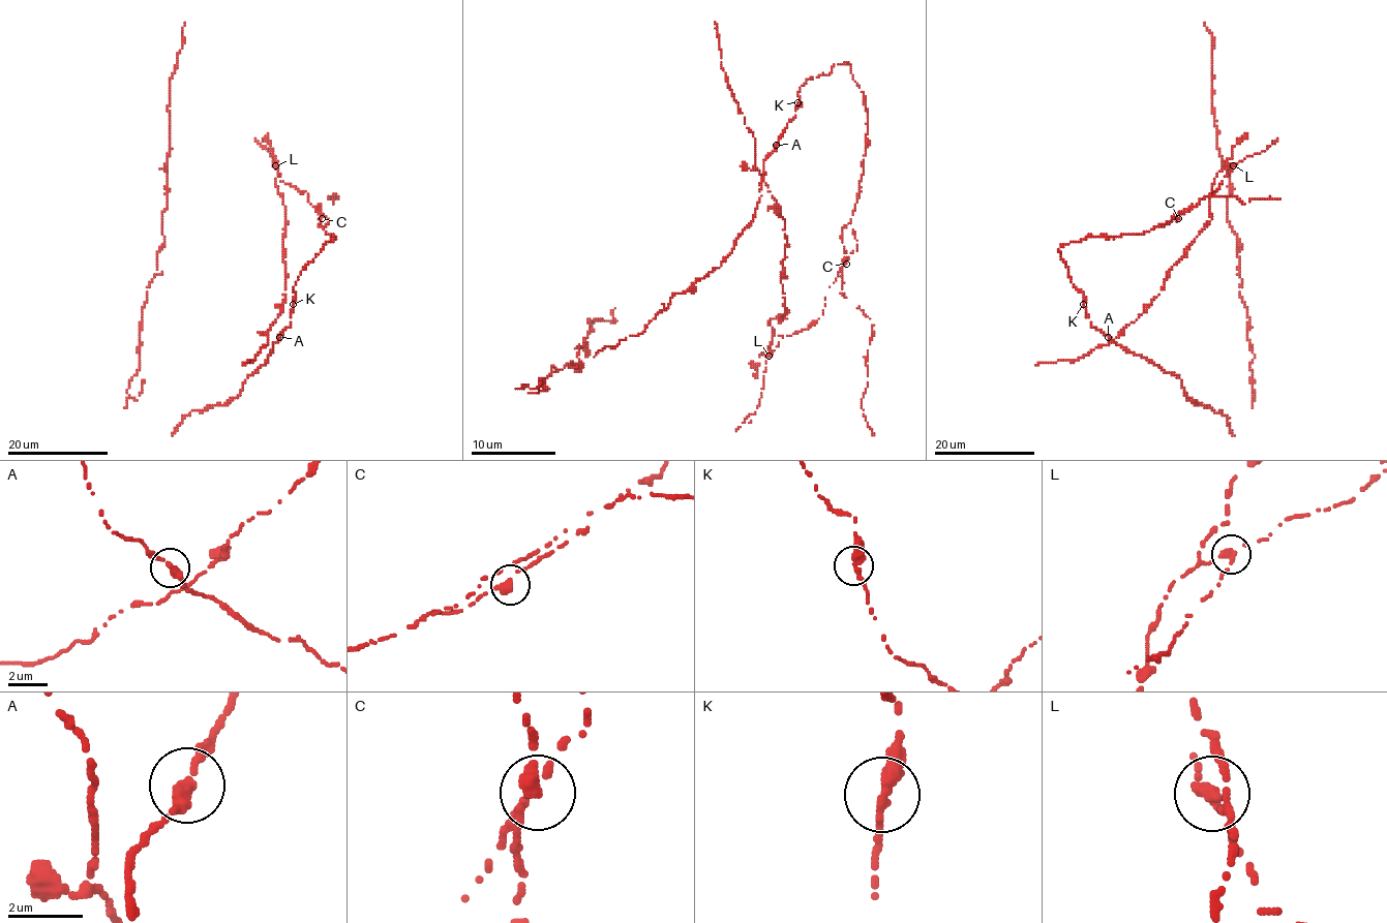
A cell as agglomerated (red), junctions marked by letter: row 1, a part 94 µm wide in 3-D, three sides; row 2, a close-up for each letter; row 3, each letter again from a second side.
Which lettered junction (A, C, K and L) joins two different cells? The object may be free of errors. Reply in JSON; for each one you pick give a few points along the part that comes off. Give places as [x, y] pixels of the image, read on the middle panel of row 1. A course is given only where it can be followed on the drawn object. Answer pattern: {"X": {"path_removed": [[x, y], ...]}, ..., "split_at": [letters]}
{"L": {"path_removed": [[767, 355], [772, 318], [787, 314], [781, 282], [785, 221], [755, 168], [755, 139], [721, 66], [715, 22]]}, "split_at": ["L"]}

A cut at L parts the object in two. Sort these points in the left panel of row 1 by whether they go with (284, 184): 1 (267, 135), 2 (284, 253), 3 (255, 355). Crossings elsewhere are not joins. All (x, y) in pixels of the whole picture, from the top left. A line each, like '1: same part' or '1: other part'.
1: other part
2: other part
3: other part

